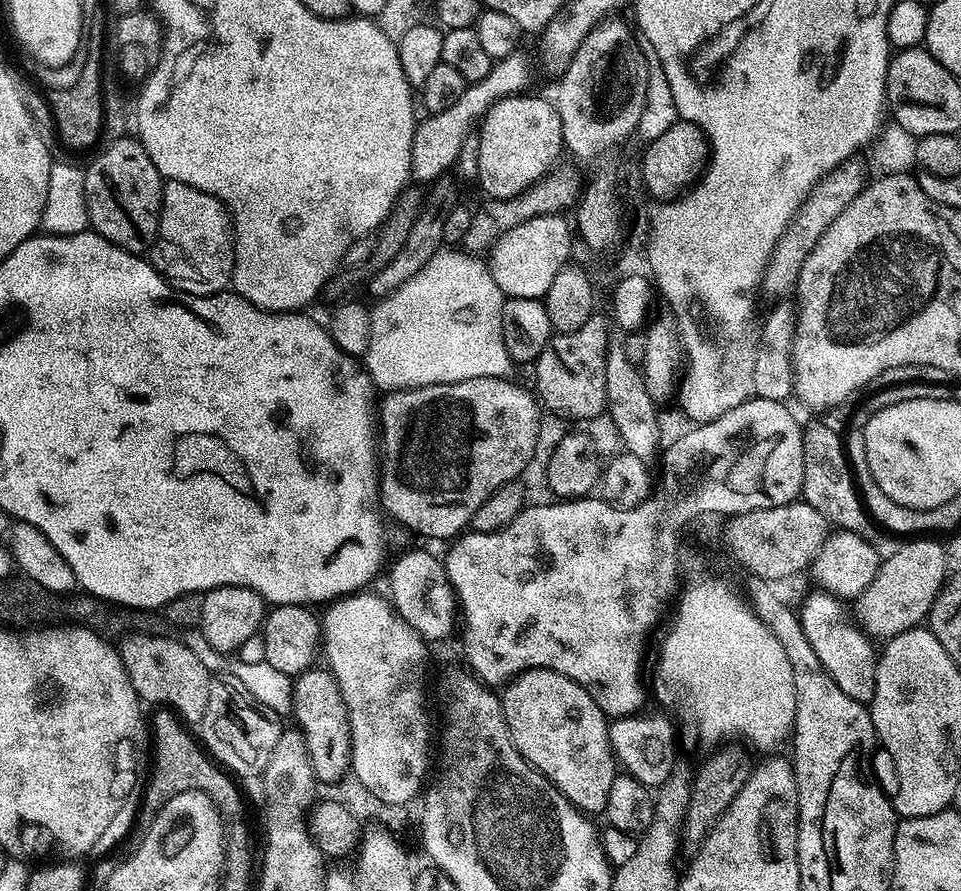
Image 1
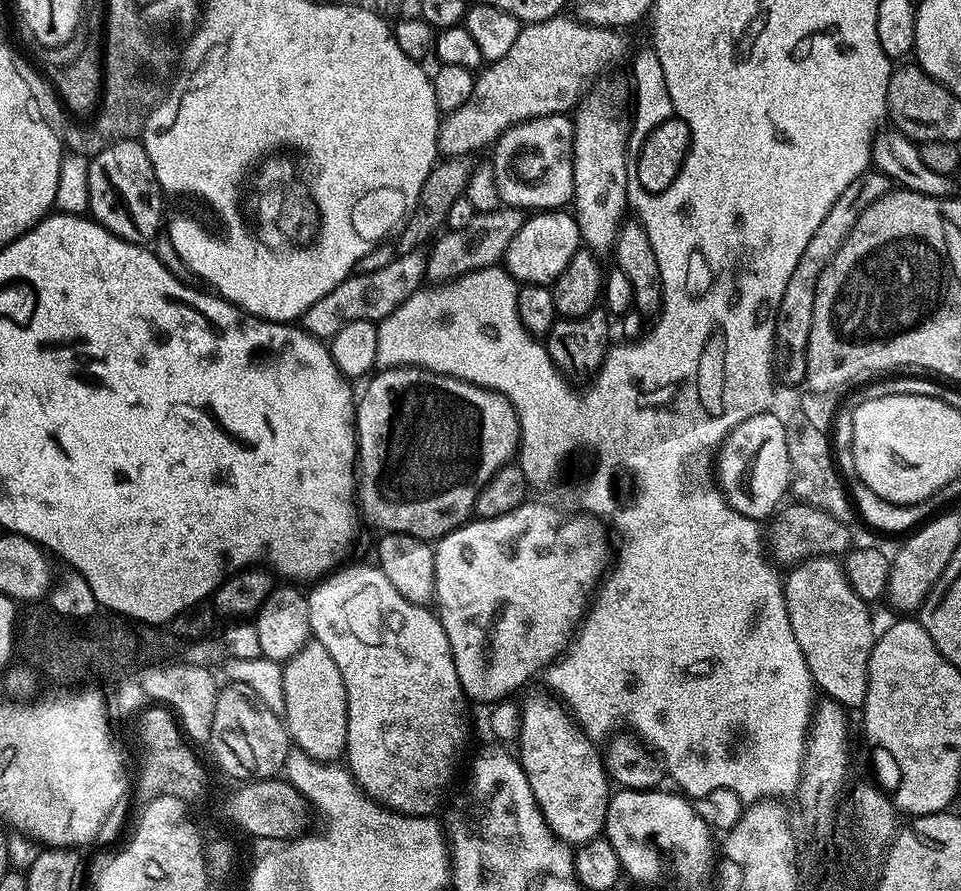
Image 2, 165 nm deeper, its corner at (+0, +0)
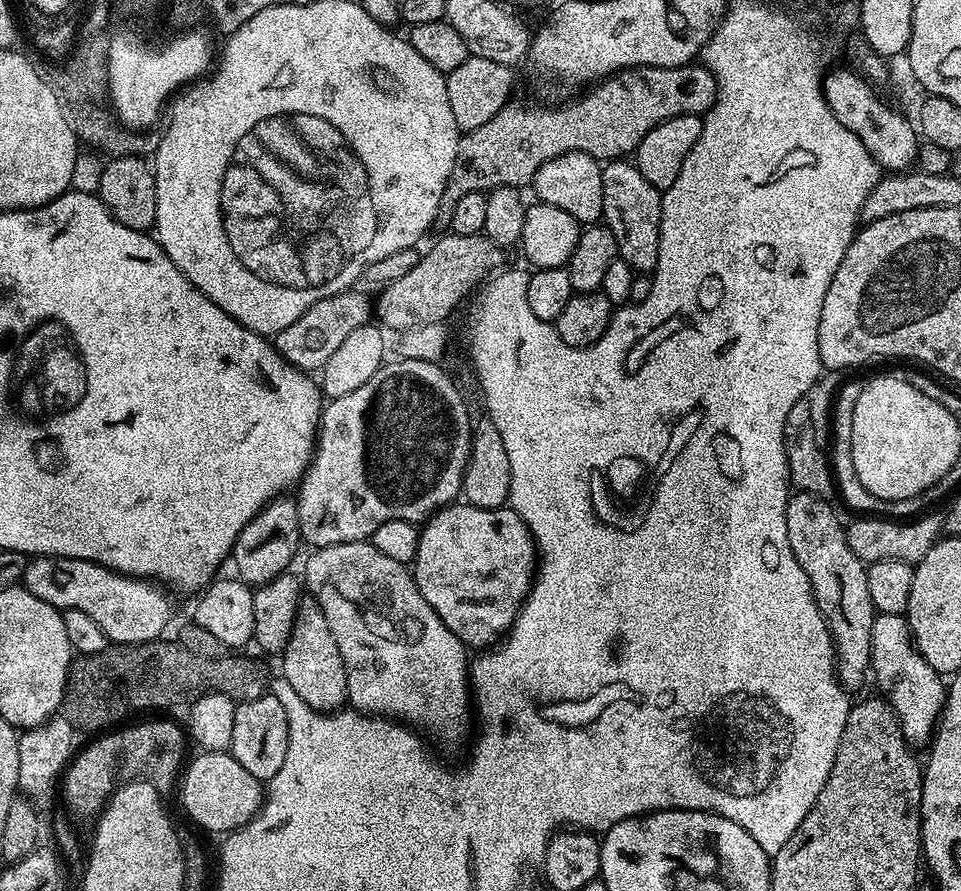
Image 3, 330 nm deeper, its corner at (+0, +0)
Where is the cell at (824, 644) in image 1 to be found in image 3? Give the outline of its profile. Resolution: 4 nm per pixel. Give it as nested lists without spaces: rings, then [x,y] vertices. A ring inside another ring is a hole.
[[[793,491],[786,506],[786,538],[790,538],[790,550],[794,550],[798,566],[802,566],[806,578],[810,578],[818,610],[832,635],[836,648],[836,679],[845,690],[853,690],[862,687],[864,679],[870,676],[870,634],[878,613],[870,602],[870,586],[866,586],[867,567],[858,554],[850,550],[845,525],[840,525],[835,510],[828,503],[825,497]]]

